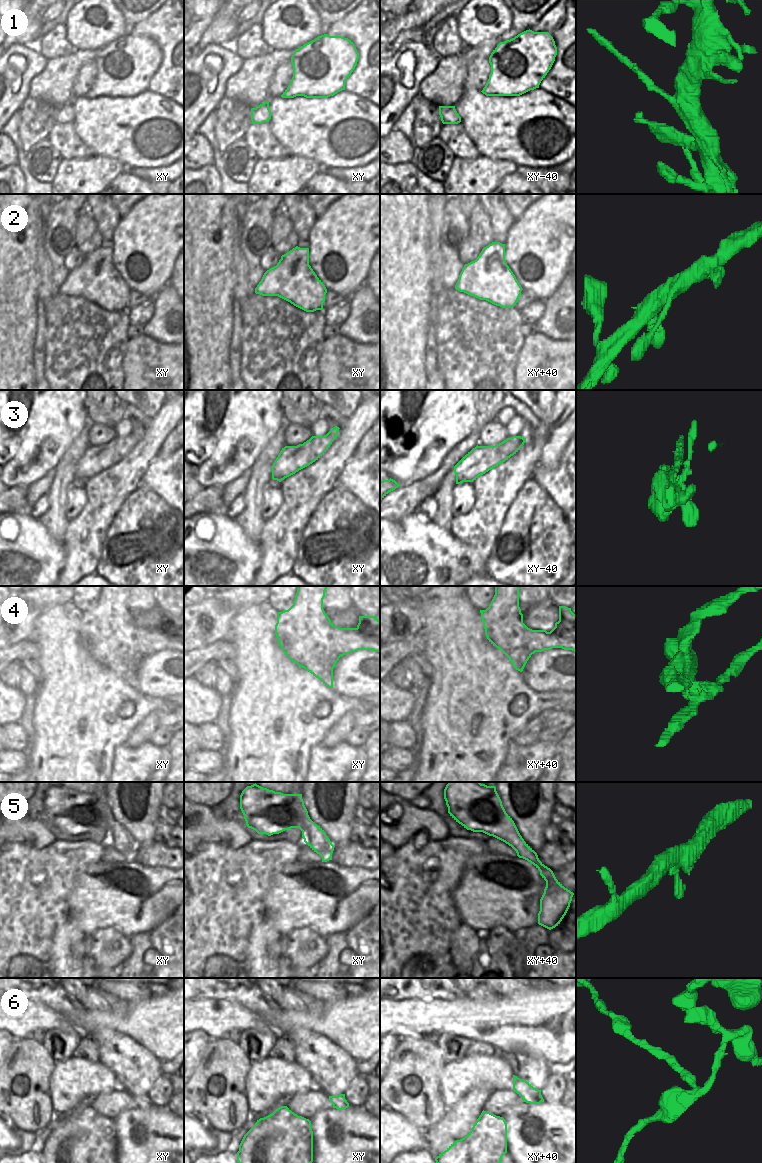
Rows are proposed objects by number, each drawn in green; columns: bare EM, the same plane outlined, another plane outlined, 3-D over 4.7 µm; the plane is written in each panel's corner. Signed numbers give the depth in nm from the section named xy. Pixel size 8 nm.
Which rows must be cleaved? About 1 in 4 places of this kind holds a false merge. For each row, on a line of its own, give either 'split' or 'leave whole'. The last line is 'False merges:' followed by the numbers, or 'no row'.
1: split
2: leave whole
3: split
4: split
5: leave whole
6: split
False merges: 1, 3, 4, 6

